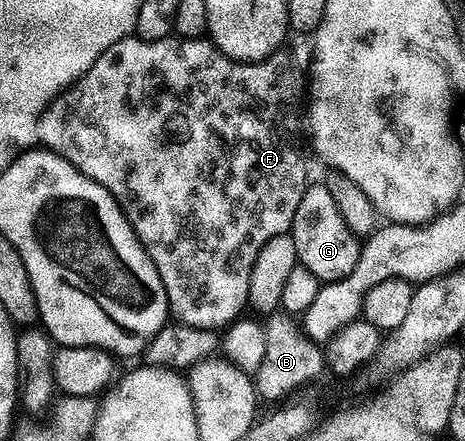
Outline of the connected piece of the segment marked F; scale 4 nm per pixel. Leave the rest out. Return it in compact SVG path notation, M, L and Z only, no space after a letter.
M137 35L126 36L120 42L108 46L96 62L75 84L63 90L42 112L38 123L38 139L43 149L63 156L76 166L92 182L100 182L116 198L122 213L128 218L132 230L140 238L148 258L164 282L166 298L170 303L169 315L177 323L196 328L222 330L239 317L238 312L248 304L248 278L252 274L252 262L260 254L260 246L273 236L285 236L296 218L296 206L304 198L308 187L306 180L306 156L302 153L304 140L304 97L308 92L308 80L298 69L298 64L286 50L273 52L267 60L243 62L232 60L213 42L206 38L167 38L165 40L140 40Z

